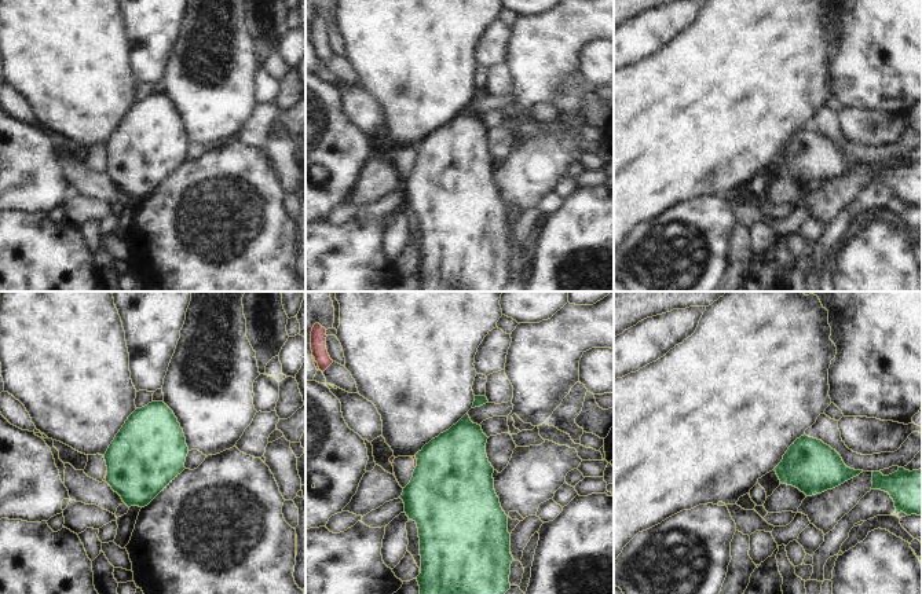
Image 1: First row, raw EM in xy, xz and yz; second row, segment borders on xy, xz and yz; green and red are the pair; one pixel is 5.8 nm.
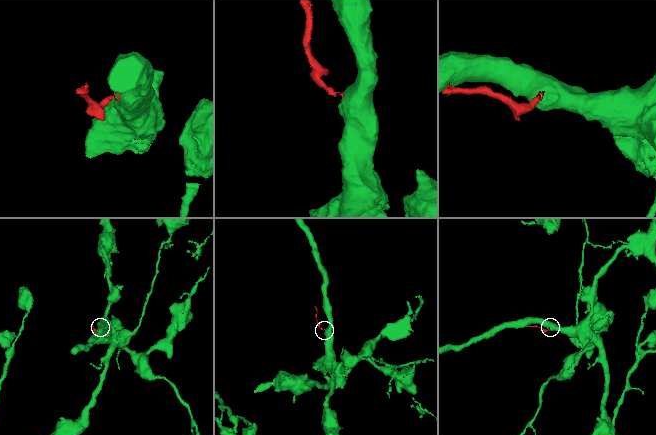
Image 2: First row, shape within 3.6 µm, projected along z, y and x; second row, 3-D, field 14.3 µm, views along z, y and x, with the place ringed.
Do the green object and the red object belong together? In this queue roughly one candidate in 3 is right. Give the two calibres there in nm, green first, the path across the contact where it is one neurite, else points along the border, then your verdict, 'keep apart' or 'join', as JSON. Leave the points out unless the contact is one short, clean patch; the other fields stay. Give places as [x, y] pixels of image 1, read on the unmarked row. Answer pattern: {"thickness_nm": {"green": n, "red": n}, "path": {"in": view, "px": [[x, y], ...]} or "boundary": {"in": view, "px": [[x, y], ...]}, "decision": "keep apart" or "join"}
{"thickness_nm": {"green": 480, "red": 20}, "boundary": {"in": "xz", "px": [[414, 147], [416, 158]]}, "decision": "keep apart"}

